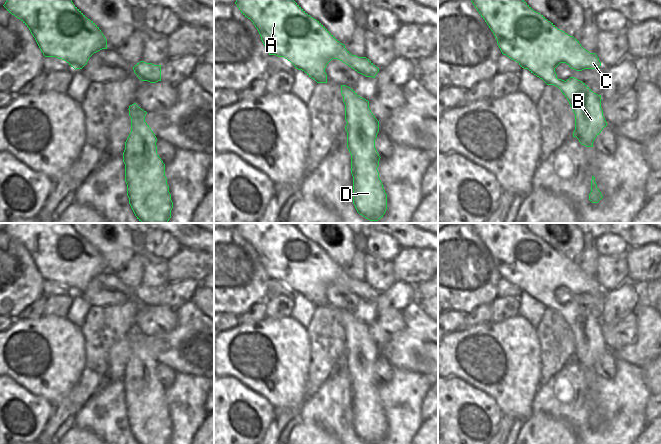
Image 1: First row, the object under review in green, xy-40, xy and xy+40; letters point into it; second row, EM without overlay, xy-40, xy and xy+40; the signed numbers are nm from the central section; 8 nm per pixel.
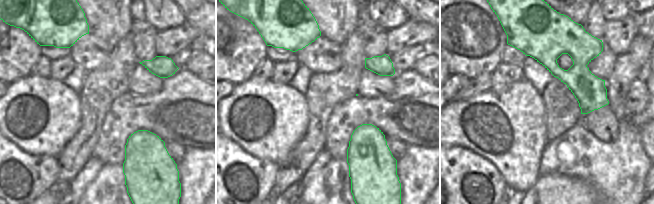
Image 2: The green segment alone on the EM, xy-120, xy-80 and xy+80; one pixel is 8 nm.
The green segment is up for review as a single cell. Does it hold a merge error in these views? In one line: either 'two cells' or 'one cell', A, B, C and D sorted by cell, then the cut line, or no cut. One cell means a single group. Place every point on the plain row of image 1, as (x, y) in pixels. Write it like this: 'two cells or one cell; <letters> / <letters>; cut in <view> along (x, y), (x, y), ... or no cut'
one cell; A B C D; no cut

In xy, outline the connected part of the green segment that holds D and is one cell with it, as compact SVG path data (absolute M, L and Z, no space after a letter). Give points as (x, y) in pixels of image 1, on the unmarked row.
M341 309L345 328L347 372L351 378L353 428L368 444L379 444L387 434L387 418L377 394L380 380L375 372L379 345L369 332L369 325L353 313Z

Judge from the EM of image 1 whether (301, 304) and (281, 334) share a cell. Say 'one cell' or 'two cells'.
two cells

